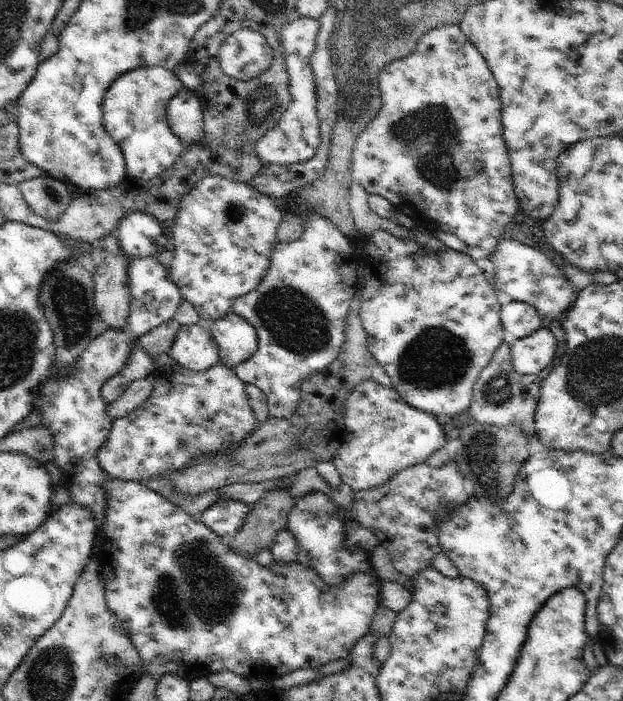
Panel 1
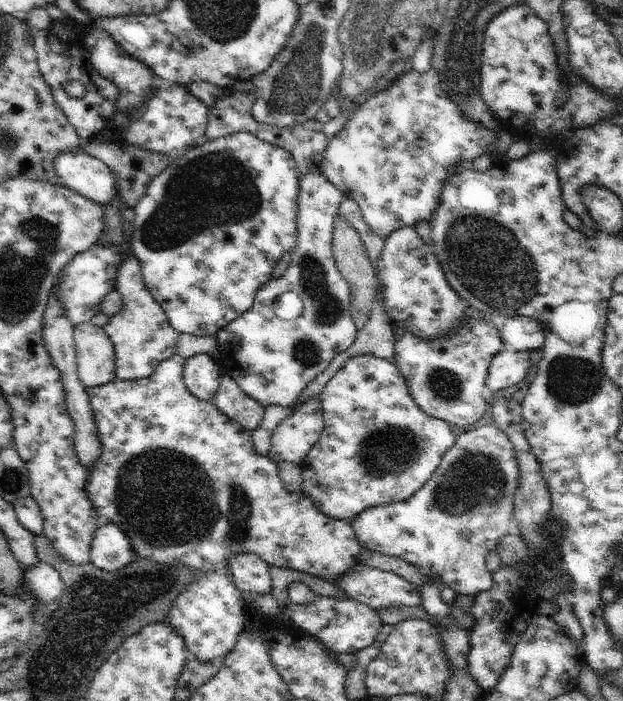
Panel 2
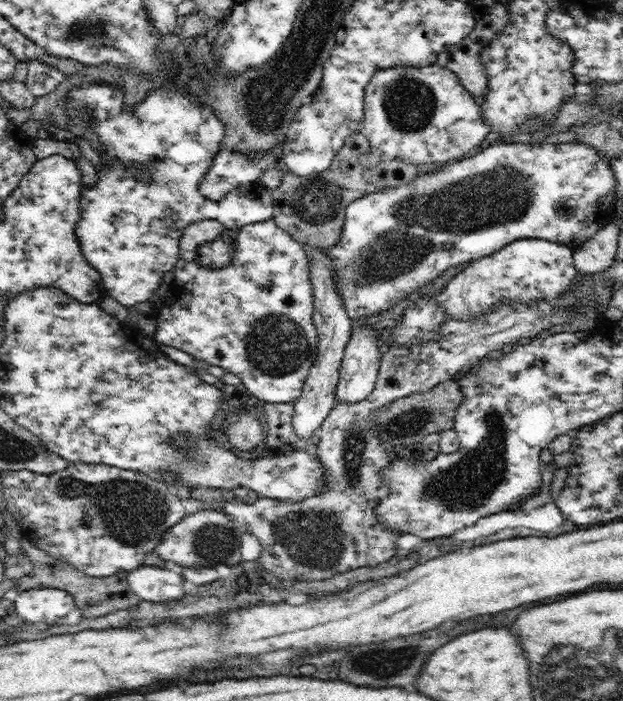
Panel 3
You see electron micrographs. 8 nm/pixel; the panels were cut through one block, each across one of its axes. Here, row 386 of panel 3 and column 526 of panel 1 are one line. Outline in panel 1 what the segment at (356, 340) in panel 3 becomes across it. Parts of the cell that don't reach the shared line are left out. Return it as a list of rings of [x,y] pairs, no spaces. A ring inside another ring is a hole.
[[[540,327],[536,332],[518,339],[511,348],[514,368],[523,375],[540,374],[556,354],[558,340],[554,332]]]

